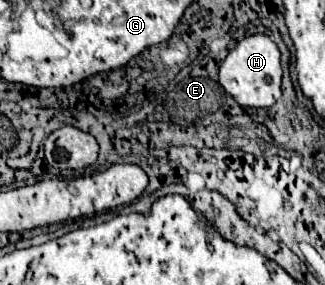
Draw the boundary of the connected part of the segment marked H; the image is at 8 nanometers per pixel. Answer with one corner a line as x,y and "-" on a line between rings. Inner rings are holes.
251,34
243,38
223,60
219,68
219,84
241,104
253,108
269,108
273,106
283,90
281,90
281,52
275,40
269,34

